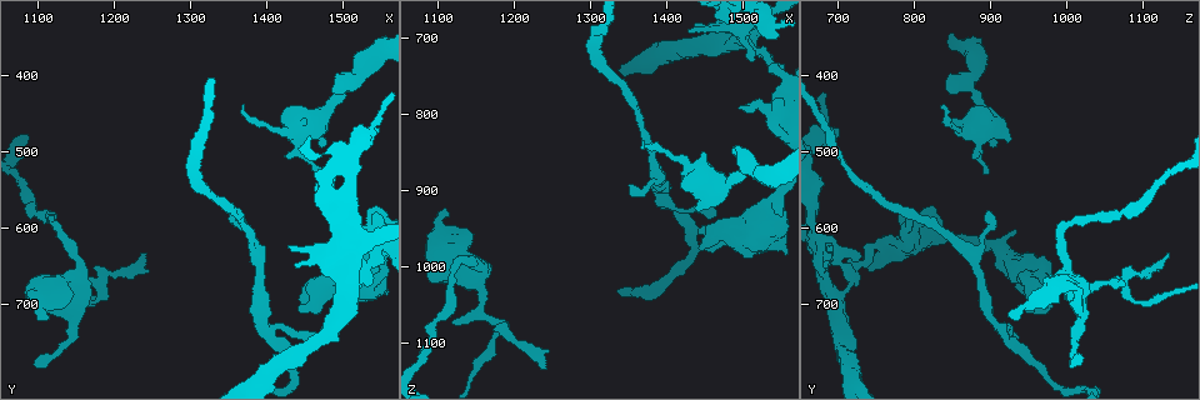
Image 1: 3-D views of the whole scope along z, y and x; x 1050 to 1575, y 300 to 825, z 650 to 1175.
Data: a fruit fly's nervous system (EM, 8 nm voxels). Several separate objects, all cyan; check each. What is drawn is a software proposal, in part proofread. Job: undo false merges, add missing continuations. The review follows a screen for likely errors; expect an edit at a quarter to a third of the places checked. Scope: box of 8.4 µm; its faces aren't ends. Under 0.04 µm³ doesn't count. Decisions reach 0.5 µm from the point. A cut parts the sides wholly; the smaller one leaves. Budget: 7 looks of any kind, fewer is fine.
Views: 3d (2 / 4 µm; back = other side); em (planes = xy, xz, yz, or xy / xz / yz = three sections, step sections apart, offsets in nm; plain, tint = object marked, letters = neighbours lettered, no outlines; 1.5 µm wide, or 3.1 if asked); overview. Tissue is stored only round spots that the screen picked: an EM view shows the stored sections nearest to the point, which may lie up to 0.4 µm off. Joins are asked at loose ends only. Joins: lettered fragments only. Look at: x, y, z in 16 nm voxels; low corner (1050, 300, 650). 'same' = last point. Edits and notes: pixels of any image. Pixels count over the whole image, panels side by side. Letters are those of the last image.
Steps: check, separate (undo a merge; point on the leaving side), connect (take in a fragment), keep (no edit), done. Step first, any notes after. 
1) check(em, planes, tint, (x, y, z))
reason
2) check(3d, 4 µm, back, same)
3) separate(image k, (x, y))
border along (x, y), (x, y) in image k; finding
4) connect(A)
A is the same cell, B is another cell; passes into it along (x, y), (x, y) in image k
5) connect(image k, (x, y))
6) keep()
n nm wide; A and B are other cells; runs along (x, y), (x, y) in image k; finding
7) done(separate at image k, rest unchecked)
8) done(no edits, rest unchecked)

check(em, xz, step 8, tint, (1115, 715, 935))

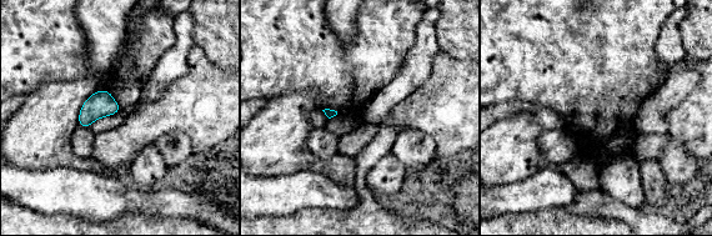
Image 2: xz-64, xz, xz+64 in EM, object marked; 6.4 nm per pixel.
check(em, planes, letters, same)

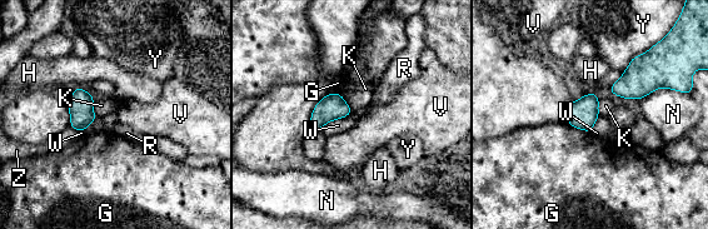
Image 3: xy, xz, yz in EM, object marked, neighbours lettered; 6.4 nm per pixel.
keep()
G, H, K, N, R, V, W, Y and Z are other cells; border along (352, 113), (329, 120), (319, 129) in image 3; none of them fits

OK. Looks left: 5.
check(3d, 2 µm, (1380, 620, 860))
calibre changes

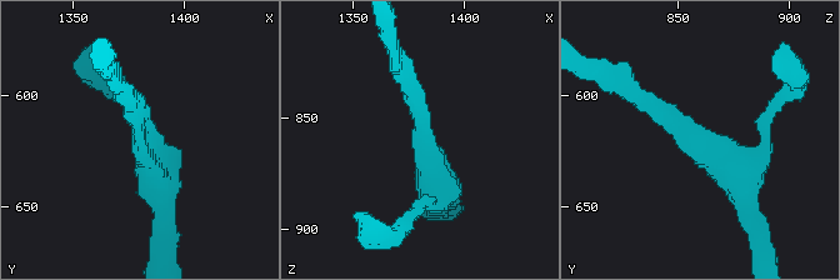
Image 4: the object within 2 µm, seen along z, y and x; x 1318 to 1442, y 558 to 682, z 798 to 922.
check(em, planes, tint, (1382, 620, 862))

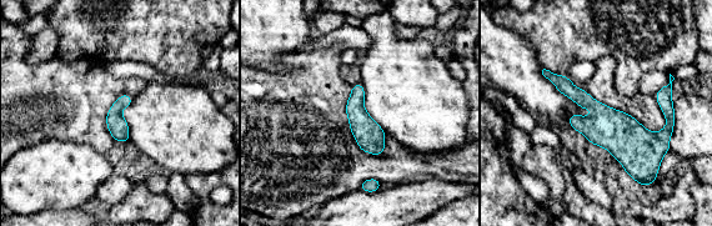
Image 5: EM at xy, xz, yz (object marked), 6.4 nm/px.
check(em, planes, letters, same)
what lies round it

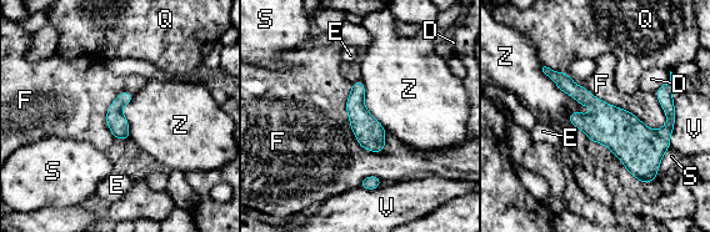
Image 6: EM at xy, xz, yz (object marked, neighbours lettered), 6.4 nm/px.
keep()
D, E, F, Q, S, V and Z are other cells; border along (543, 66), (561, 90), (593, 111) in image 6; one neuron here

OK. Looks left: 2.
check(em, xz, step 8, tint, (1505, 625, 710))
free end

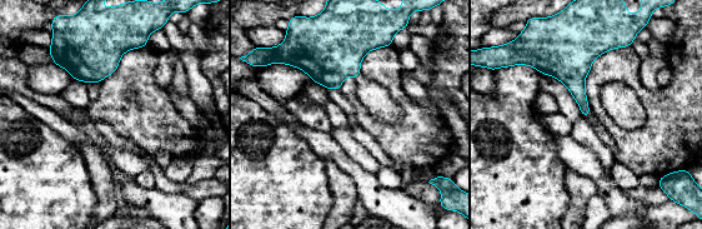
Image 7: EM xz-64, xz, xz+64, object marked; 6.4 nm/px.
check(em, planes, letters, same)

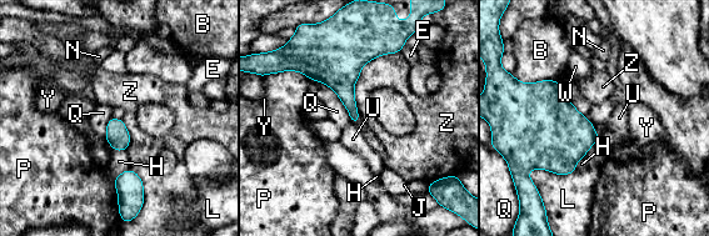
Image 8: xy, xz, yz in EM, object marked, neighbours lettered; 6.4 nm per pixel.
keep()
B, E, H, J, L, N, P, Q, U, W, Y and Z are other cells; border along (399, 51), (362, 68), (357, 109) in image 8; no lettered fragment goes on from it

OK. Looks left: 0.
done(no edits, rest unchecked)

